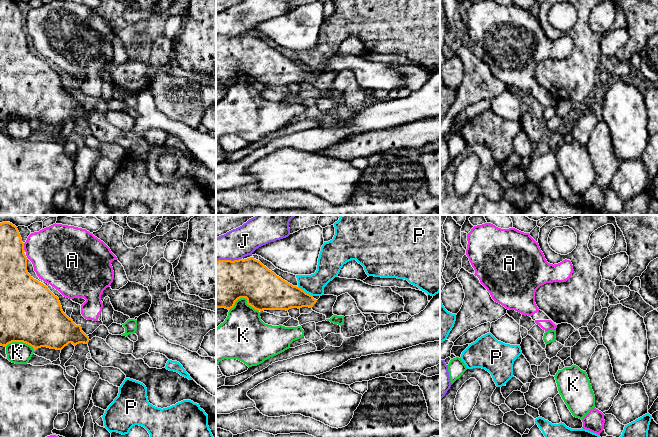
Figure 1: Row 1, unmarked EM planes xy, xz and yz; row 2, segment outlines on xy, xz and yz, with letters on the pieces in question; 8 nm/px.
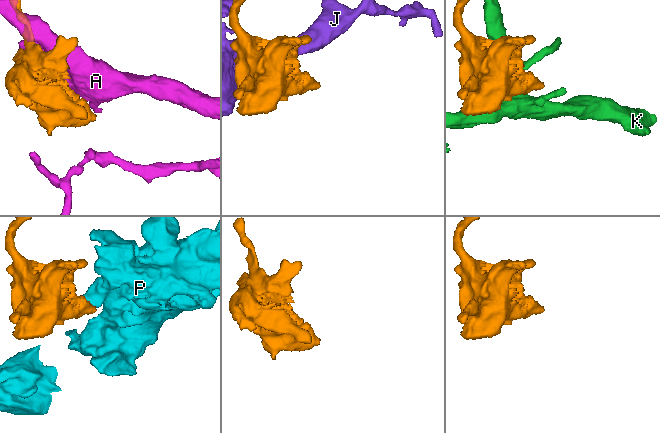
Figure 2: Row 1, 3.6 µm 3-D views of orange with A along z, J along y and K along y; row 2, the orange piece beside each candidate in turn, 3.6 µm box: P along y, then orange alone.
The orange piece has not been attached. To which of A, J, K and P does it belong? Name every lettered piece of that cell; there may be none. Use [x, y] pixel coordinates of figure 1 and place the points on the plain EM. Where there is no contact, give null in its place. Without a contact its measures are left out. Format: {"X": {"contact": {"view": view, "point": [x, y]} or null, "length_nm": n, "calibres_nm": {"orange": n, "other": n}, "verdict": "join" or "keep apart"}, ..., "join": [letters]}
{"A": {"contact": {"view": "xy", "point": [23, 23]}, "length_nm": 70, "calibres_nm": {"orange": 220, "other": 400}, "verdict": "keep apart"}, "J": {"contact": {"view": "xz", "point": [228, 36]}, "length_nm": 200, "calibres_nm": {"orange": 380, "other": 240}, "verdict": "keep apart"}, "K": {"contact": {"view": "xz", "point": [244, 73]}, "length_nm": 240, "calibres_nm": {"orange": 380, "other": 320}, "verdict": "keep apart"}, "P": {"contact": {"view": "xz", "point": [304, 67]}, "length_nm": 150, "calibres_nm": {"orange": 280, "other": 170}, "verdict": "keep apart"}, "join": []}

